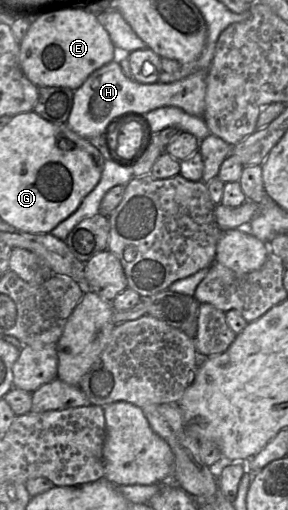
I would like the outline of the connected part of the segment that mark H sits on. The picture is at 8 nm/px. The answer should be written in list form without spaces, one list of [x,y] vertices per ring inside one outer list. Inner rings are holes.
[[[111,61],[91,73],[85,82],[74,91],[73,105],[66,124],[80,137],[90,139],[102,135],[111,119],[130,110],[145,114],[160,107],[174,106],[190,115],[203,118],[206,76],[206,70],[199,70],[173,83],[141,84],[126,77],[120,64]]]

